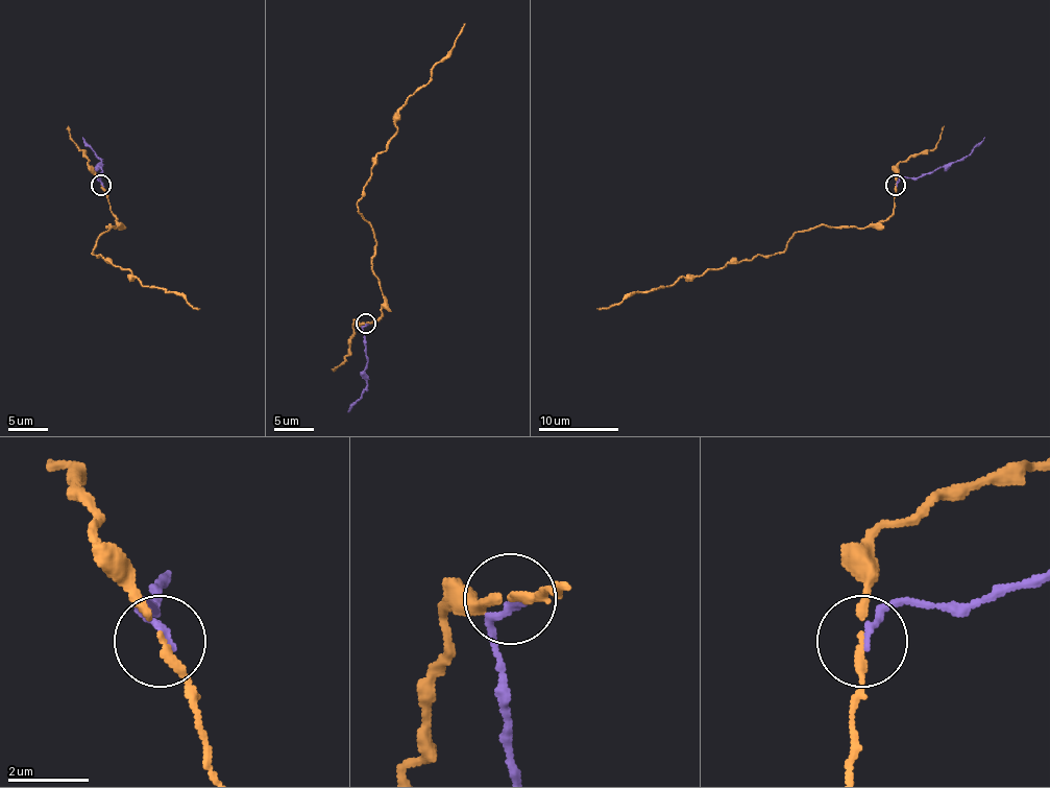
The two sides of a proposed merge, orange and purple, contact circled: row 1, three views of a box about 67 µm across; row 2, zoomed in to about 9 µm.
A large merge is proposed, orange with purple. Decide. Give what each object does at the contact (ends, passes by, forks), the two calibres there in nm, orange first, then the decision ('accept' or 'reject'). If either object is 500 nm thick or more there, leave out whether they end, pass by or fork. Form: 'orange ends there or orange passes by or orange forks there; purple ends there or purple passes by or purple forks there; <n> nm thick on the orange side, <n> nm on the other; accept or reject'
orange passes by; purple ends there; 170 nm thick on the orange side, 190 nm on the other; reject

